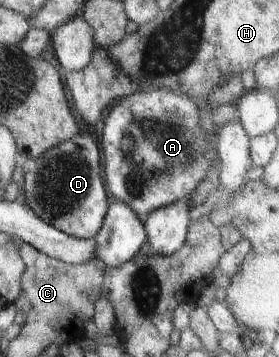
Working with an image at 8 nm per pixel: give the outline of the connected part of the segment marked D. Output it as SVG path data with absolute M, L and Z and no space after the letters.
M74 135L72 139L58 143L40 157L24 163L25 205L42 221L52 225L65 235L88 240L102 228L106 218L108 195L100 175L100 151L95 139L86 135Z

